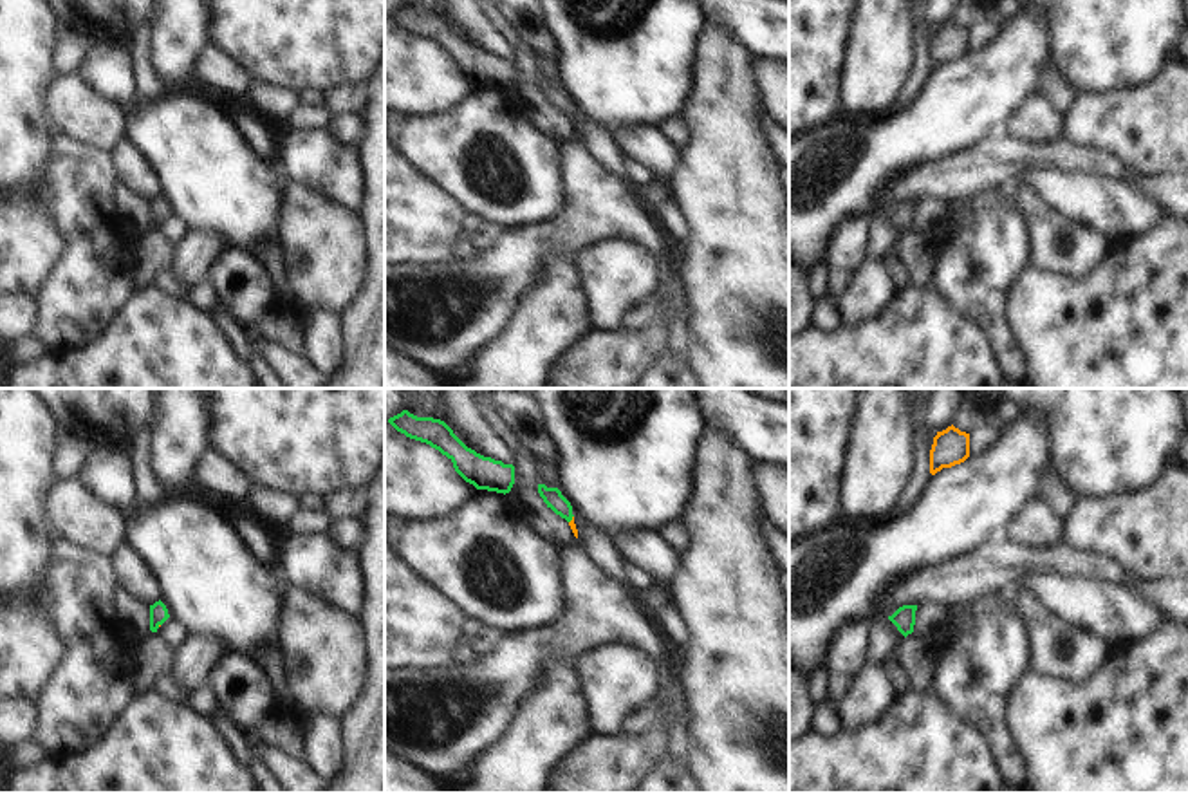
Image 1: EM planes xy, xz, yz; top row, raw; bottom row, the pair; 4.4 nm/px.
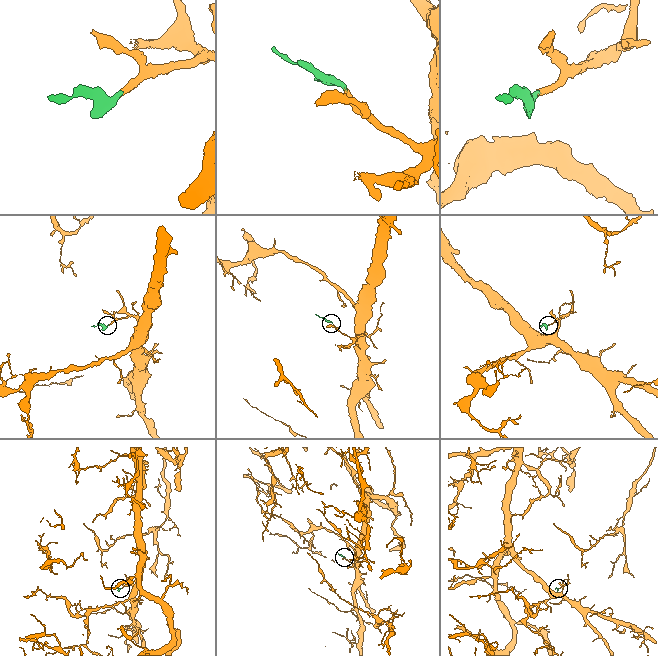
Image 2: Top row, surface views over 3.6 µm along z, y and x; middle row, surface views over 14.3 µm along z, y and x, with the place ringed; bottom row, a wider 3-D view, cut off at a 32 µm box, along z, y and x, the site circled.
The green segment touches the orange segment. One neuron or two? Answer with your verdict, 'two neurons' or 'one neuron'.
one neuron

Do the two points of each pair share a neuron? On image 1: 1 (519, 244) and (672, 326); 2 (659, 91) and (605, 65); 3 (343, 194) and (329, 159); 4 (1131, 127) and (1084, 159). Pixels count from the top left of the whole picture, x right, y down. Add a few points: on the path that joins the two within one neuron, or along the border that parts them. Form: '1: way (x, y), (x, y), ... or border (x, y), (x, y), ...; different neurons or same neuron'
1: way (573, 228), (636, 226), (659, 250), (665, 271); same neuron
2: way (647, 78), (632, 65), (618, 65); same neuron
3: way (342, 185), (331, 168); same neuron
4: border (1064, 136), (1100, 152); different neurons

